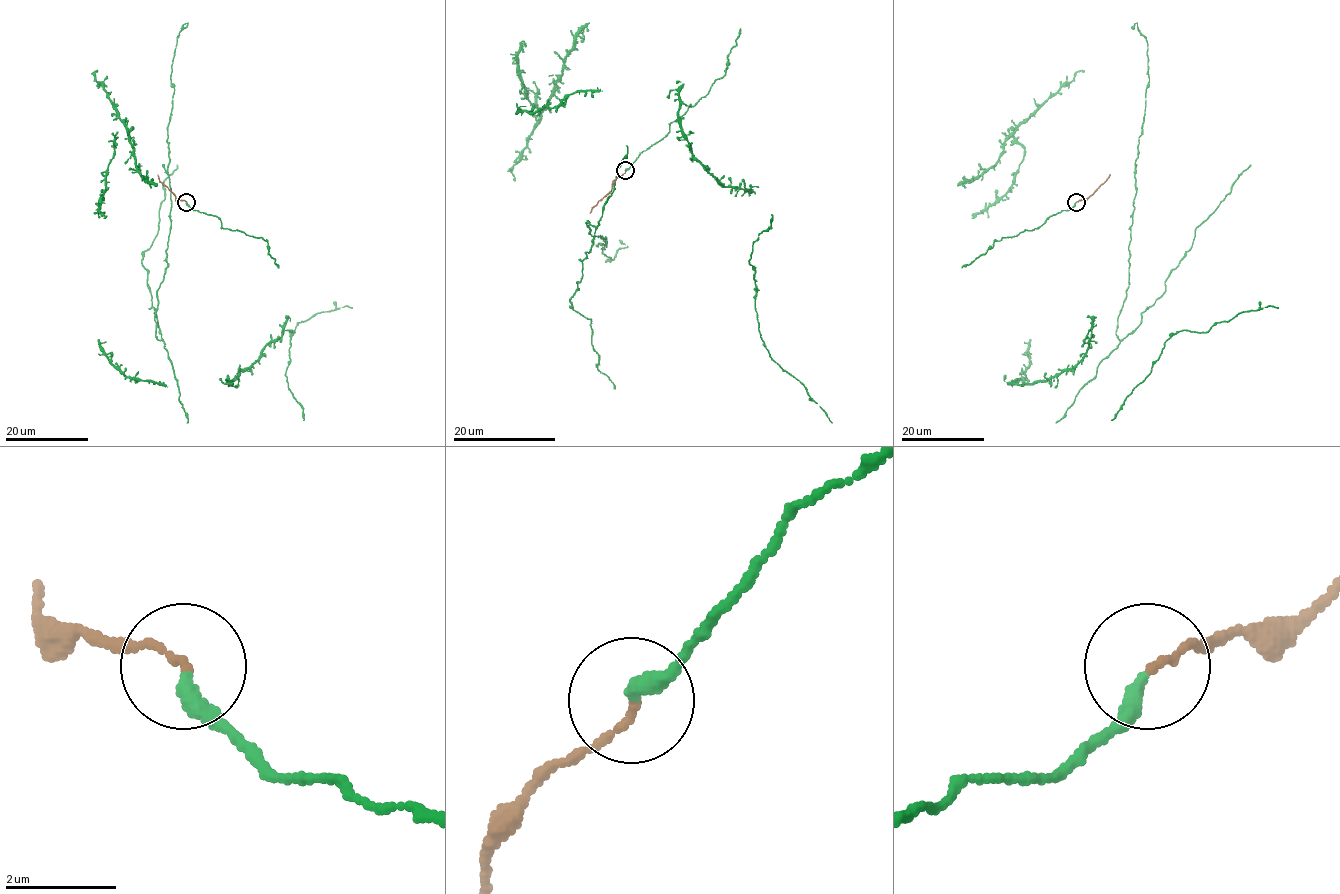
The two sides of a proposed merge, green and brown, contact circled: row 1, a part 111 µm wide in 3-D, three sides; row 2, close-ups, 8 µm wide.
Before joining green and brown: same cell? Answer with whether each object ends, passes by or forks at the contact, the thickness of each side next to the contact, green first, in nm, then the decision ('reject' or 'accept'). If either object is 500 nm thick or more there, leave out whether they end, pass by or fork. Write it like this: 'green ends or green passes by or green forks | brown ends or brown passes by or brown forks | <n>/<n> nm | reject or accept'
green ends | brown ends | 300/120 nm | accept

